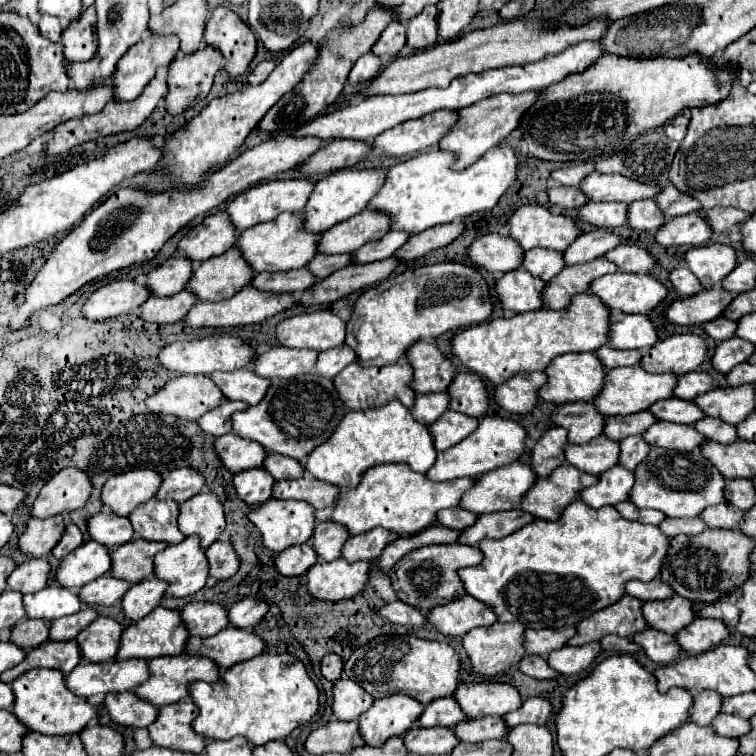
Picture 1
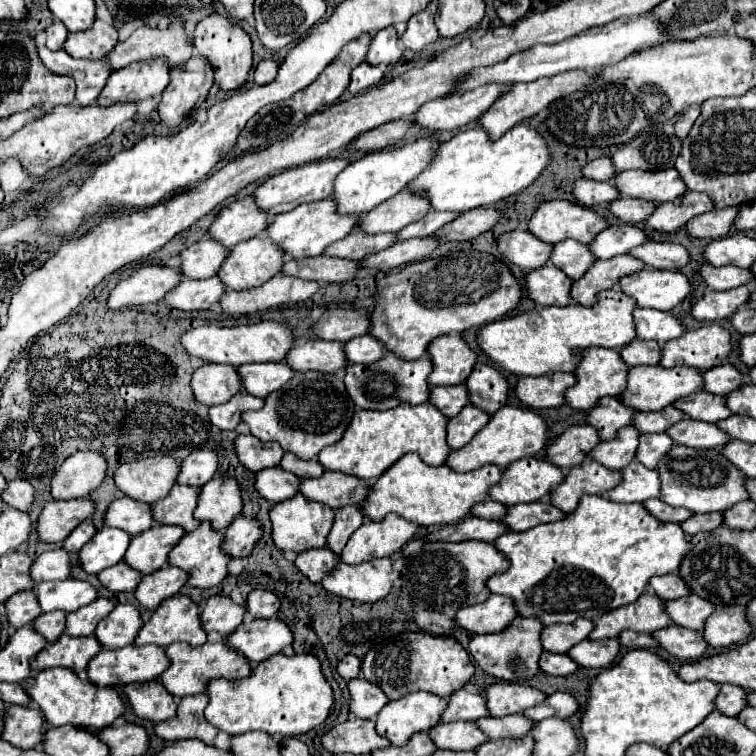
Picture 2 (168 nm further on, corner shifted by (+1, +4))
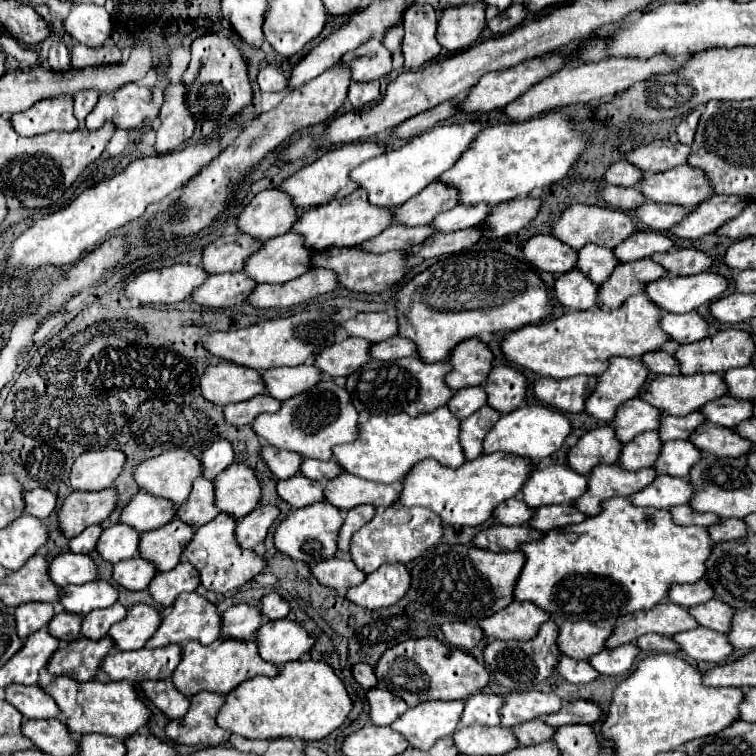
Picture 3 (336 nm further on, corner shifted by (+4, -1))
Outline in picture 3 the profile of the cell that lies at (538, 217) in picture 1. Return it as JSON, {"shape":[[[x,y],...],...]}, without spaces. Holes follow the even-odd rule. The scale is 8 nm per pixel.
{"shape":[[[570,205],[568,209],[562,211],[560,219],[556,219],[550,225],[550,235],[570,245],[572,249],[580,249],[586,243],[596,243],[600,247],[616,247],[634,231],[636,231],[636,225],[632,223],[632,219],[626,213],[602,209],[602,207],[590,207],[590,205]]]}

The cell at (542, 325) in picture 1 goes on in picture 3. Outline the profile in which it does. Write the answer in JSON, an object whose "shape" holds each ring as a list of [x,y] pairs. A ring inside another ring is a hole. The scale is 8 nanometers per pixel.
{"shape":[[[632,295],[628,301],[624,301],[622,307],[614,311],[600,311],[600,309],[588,309],[588,311],[566,311],[556,319],[536,323],[536,325],[524,325],[522,329],[510,331],[504,335],[500,341],[500,351],[504,357],[512,363],[516,363],[522,369],[528,369],[536,375],[542,377],[552,377],[552,379],[566,379],[574,375],[600,375],[608,367],[608,357],[620,355],[620,357],[640,357],[648,351],[660,349],[664,341],[668,341],[666,333],[658,325],[660,321],[660,309],[644,295]]]}

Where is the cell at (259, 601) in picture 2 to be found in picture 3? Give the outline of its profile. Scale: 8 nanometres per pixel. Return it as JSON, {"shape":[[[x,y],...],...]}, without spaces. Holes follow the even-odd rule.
{"shape":[[[268,593],[260,601],[260,611],[266,619],[274,621],[274,619],[284,619],[288,615],[290,607],[288,607],[288,601],[284,601],[278,593]]]}

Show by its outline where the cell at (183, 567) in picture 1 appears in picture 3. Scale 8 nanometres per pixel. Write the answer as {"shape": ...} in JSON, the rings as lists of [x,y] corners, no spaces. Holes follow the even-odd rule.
{"shape":[[[220,513],[216,519],[196,529],[192,541],[182,551],[182,561],[188,561],[198,569],[200,583],[208,591],[228,593],[236,587],[242,587],[246,581],[254,579],[266,565],[262,557],[256,557],[252,551],[238,547],[236,537],[234,537],[234,527],[236,527],[236,521],[230,515]]]}

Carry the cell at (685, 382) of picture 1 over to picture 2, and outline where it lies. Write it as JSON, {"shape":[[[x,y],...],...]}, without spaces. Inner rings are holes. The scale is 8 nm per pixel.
{"shape":[[[721,364],[703,372],[703,380],[705,380],[703,390],[723,396],[743,386],[743,374],[733,364]]]}

